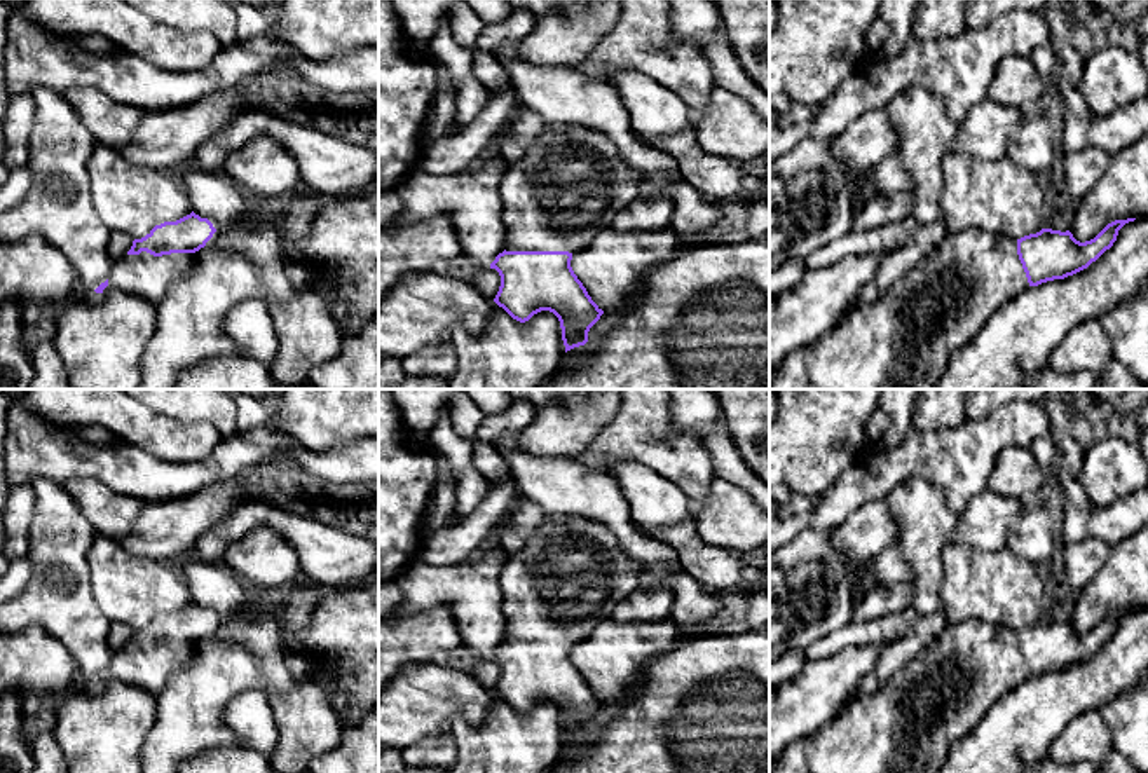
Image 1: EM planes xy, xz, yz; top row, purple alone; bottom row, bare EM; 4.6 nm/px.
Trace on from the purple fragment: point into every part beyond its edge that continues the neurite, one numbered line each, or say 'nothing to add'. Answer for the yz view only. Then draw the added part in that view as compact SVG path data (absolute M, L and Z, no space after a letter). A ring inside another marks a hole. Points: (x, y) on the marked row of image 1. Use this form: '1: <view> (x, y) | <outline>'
1: yz (904, 339) | M981 229L947 232L912 270L872 304L858 305L834 330L804 349L806 389L935 389L953 354L968 344L987 318L1029 286L1017 255L1017 239Z

